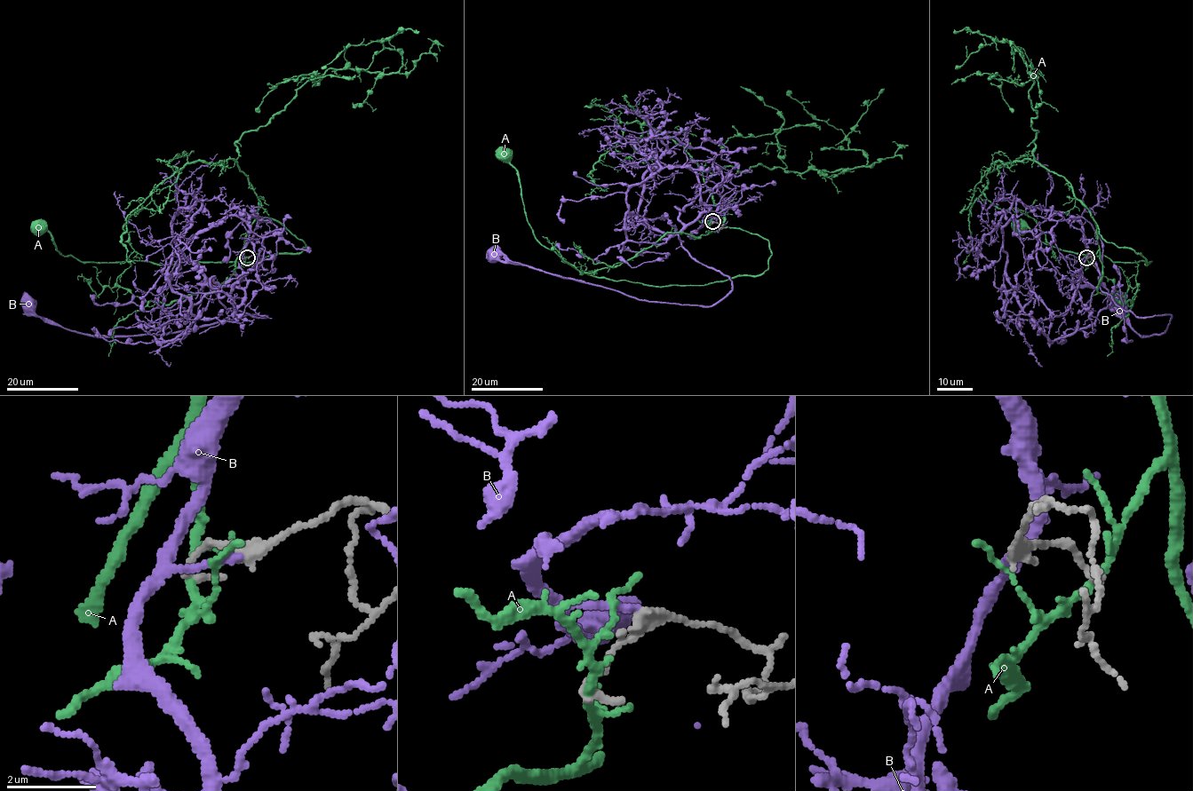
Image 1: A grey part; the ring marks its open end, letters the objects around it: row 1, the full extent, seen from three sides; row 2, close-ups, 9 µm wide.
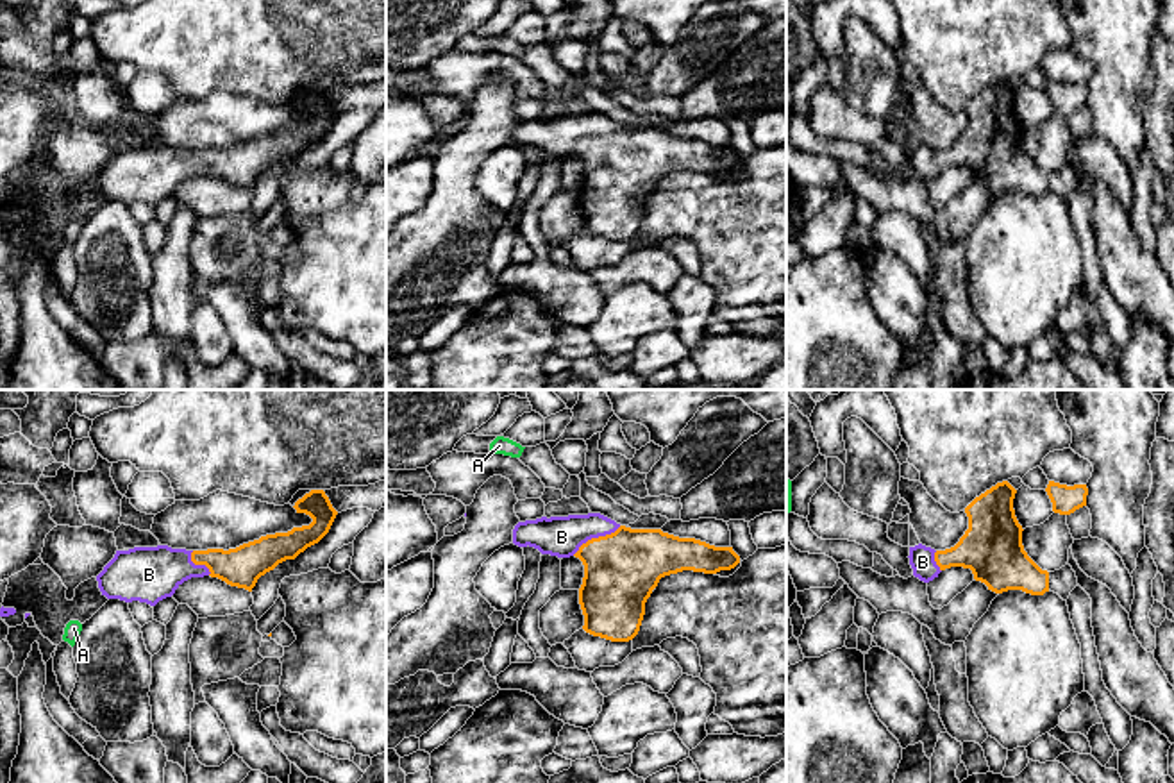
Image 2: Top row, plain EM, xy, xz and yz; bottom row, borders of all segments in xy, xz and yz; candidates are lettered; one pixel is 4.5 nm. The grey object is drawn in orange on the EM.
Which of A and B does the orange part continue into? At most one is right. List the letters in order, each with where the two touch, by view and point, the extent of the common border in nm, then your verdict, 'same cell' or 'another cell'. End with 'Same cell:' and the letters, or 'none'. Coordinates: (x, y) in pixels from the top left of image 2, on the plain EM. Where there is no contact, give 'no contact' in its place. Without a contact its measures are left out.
A: no contact; another cell
B: meets orange in xz at (595, 138); contact 260 nm long; same cell
Same cell: B

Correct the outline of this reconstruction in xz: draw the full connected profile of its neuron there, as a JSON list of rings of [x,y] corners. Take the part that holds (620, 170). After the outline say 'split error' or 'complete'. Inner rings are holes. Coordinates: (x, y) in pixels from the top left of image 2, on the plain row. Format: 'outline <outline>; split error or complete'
outline [[[600,114],[541,116],[518,122],[513,143],[534,147],[558,157],[575,156],[584,164],[579,204],[584,215],[583,229],[611,241],[633,240],[645,215],[645,202],[659,179],[683,170],[717,173],[740,163],[733,147],[715,147],[695,138],[679,138],[661,129],[631,129]]]; split error

